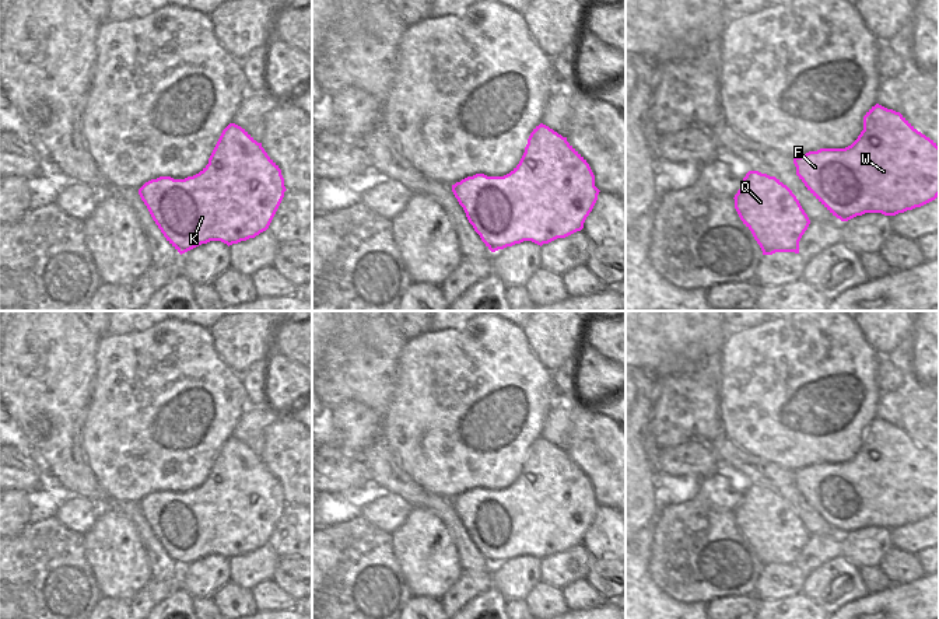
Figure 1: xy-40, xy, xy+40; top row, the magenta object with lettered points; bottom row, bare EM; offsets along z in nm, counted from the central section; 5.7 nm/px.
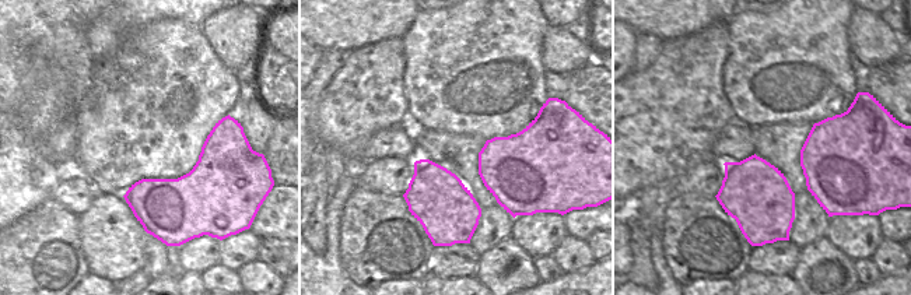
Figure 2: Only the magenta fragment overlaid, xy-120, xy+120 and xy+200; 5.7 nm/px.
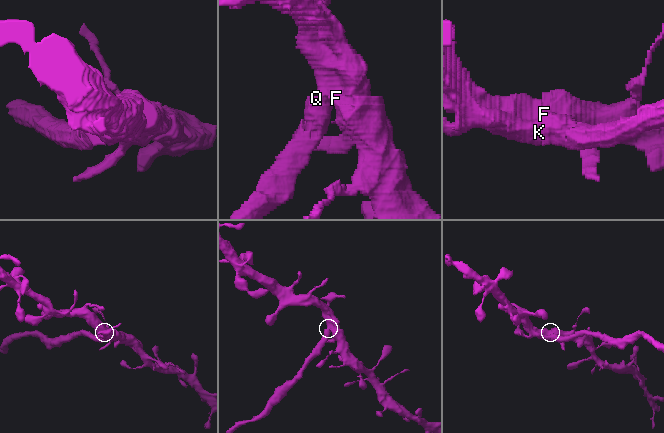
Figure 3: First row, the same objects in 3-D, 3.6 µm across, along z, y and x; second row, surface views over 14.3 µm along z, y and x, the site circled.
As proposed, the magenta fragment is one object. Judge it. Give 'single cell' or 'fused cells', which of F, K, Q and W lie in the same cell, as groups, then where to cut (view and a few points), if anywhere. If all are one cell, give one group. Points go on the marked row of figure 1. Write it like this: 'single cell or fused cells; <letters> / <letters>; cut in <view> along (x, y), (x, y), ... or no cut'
fused cells; F K W / Q; cut in xy along (466, 213), (482, 237)

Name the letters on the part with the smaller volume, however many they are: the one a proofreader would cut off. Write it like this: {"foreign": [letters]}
{"foreign": ["Q"]}

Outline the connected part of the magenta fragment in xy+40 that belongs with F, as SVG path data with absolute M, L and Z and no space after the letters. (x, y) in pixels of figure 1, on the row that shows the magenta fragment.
M879 104L863 116L863 130L845 148L820 148L793 157L796 175L837 218L848 221L865 213L896 216L939 196L939 147L900 112Z

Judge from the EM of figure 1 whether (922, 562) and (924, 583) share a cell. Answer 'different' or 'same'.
same

